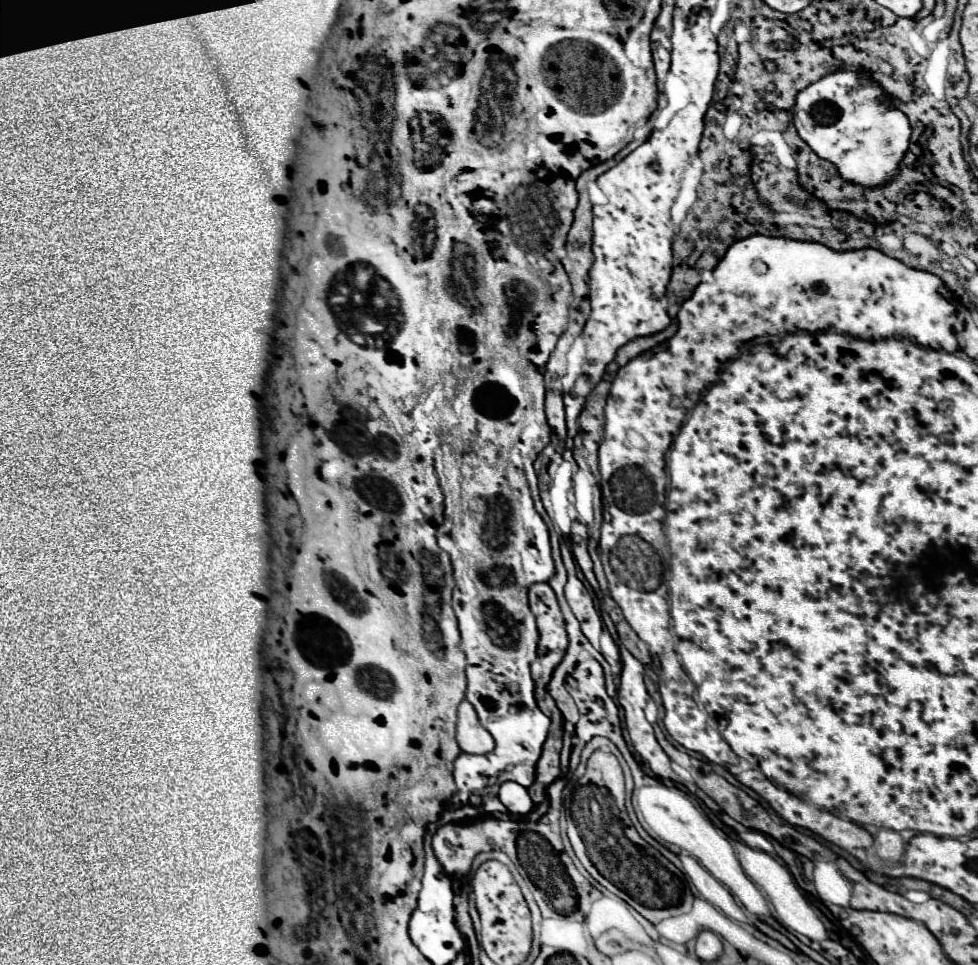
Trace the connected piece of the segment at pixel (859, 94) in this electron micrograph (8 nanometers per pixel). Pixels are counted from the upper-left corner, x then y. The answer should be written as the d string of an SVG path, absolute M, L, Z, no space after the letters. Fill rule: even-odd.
M843 64L837 72L823 76L819 82L809 84L809 88L797 94L793 124L819 158L837 166L845 182L863 188L879 188L891 182L909 150L911 124L907 116L893 106L891 96L871 80L869 72L855 72ZM857 74L867 76L857 78Z

